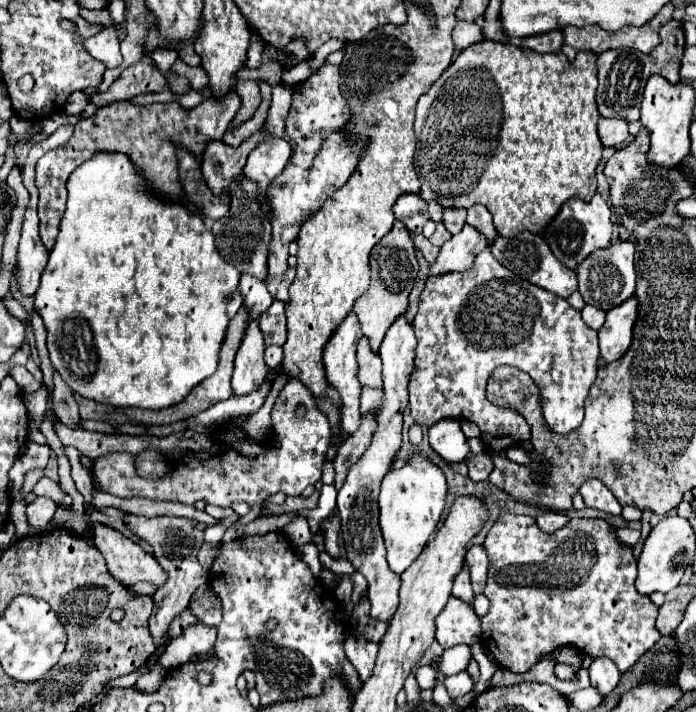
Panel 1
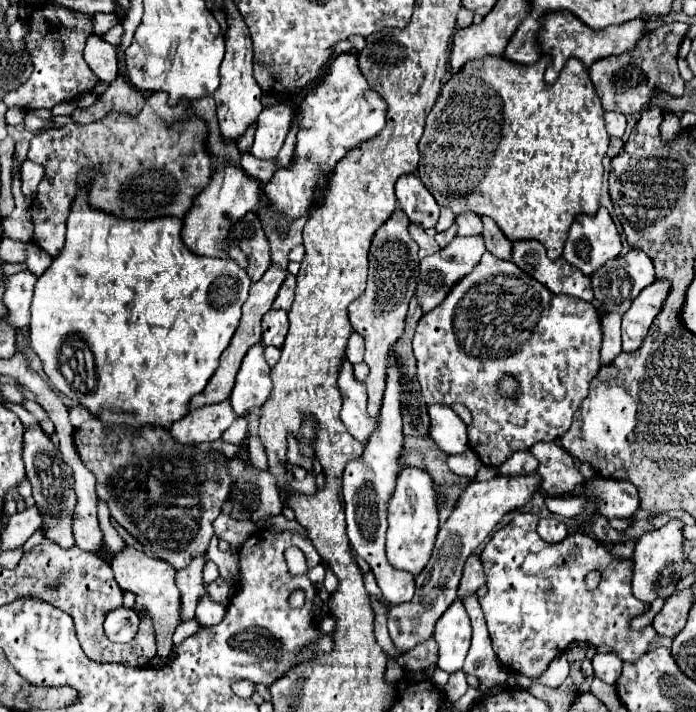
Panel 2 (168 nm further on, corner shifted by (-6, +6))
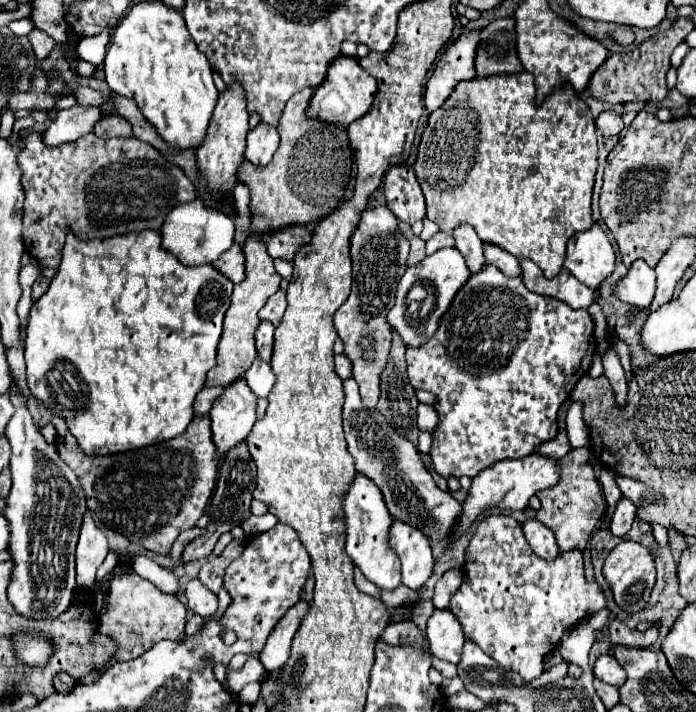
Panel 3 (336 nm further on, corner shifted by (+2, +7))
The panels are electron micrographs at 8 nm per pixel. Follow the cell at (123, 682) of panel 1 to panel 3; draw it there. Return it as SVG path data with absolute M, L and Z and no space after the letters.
M199 579L189 581L185 595L187 595L187 605L193 613L201 617L211 617L217 611L217 597L207 587L203 587Z

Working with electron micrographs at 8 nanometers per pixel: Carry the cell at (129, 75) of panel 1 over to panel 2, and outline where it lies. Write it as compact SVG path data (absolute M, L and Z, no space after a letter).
M117 76L117 80L113 80L107 86L107 90L97 98L97 102L93 106L89 106L89 110L75 108L73 120L79 124L89 124L89 122L95 122L95 120L107 116L109 112L139 114L145 100L147 100L145 94L141 90L129 86L129 80L125 76Z

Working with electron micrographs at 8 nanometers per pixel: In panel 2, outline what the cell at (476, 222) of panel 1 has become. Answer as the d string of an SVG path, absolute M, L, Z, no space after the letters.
M481 218L483 222L483 238L485 238L485 246L491 254L495 254L497 258L503 260L511 260L511 242L505 238L505 234L501 234L499 226L491 220L491 218Z

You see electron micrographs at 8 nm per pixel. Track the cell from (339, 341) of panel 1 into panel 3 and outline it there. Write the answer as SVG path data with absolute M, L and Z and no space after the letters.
M345 379L343 381L343 391L345 391L345 405L343 405L343 429L345 429L345 441L347 441L347 449L349 453L353 455L355 459L355 469L357 473L365 475L365 477L371 477L371 481L381 489L383 493L383 499L385 499L385 505L391 513L391 517L395 521L405 521L417 529L421 529L421 533L425 533L425 537L433 543L451 543L449 541L449 533L453 533L453 525L457 523L457 515L461 515L461 503L457 503L453 499L451 493L445 493L441 491L431 473L423 467L423 461L417 453L417 447L407 441L405 437L401 437L387 421L383 415L375 413L375 411L369 411L361 397L359 397L359 389L357 389L357 383L353 379Z

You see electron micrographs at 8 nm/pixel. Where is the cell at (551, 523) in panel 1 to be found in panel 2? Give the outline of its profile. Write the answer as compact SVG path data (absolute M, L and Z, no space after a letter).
M541 518L537 532L545 542L561 542L565 538L565 534L569 534L567 526L555 518Z

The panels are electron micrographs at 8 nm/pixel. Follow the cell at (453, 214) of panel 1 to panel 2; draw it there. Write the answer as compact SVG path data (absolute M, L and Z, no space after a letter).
M459 214L455 218L455 224L459 226L457 236L471 236L481 234L481 218L477 214Z

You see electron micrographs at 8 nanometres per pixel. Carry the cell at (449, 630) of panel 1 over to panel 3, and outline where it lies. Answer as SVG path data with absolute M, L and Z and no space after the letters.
M435 609L435 613L429 617L427 641L433 657L449 663L459 663L465 635L457 617L453 617L449 609L443 609L443 611Z

